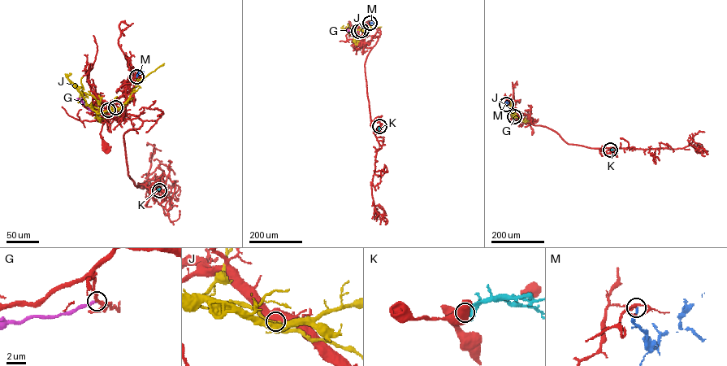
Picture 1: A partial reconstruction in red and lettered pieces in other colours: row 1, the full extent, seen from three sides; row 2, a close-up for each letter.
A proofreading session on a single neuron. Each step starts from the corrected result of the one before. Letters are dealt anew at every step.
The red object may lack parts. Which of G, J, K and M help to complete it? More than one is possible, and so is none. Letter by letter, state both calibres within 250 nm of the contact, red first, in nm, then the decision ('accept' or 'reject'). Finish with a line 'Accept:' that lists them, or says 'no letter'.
G: 280/240 nm | reject
J: 700/800 nm | reject
K: 500/550 nm | reject
M: 160/200 nm | reject
Accept: no letter

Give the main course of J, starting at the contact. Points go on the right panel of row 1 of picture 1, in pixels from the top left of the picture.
J: (514, 116), (524, 122), (528, 120), (524, 119)

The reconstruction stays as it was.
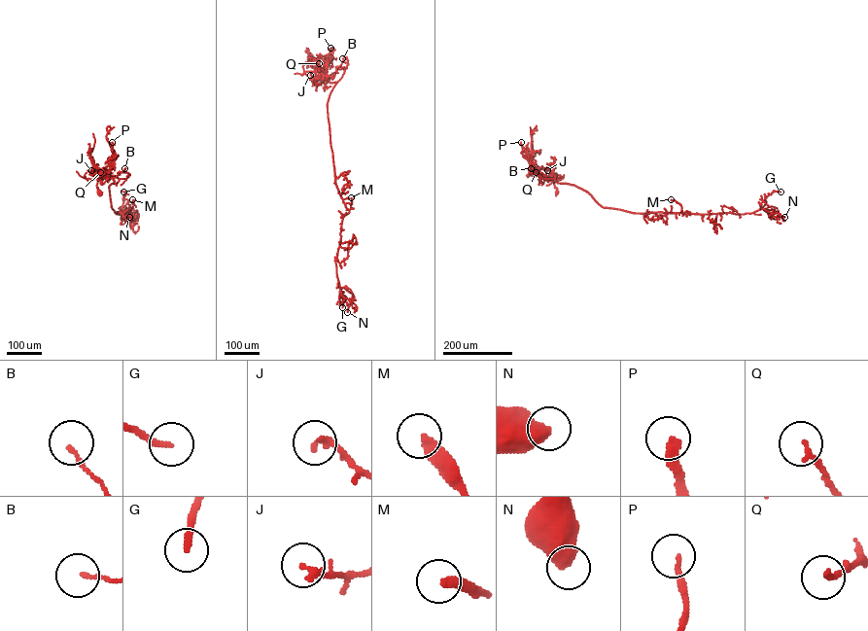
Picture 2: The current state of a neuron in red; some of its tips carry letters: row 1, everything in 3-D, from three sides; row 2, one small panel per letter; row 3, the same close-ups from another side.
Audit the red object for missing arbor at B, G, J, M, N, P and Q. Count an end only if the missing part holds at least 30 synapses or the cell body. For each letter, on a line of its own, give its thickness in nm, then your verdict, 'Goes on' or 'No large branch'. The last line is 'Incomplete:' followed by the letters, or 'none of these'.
B: Thickness 140 nm. No large branch
G: Thickness 200 nm. No large branch
J: Thickness 200 nm. No large branch
M: Thickness 360 nm. No large branch
N: Thickness 600 nm. No large branch
P: Thickness 260 nm. Goes on
Q: Thickness 200 nm. No large branch
Incomplete: P

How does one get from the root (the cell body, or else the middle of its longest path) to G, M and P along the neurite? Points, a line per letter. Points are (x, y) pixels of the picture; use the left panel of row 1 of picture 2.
G: (99, 192), (98, 180), (116, 176), (109, 187), (111, 207), (130, 212), (122, 214), (118, 213), (123, 192)
M: (99, 192), (98, 180), (114, 175), (119, 180), (109, 188), (115, 212), (130, 212), (132, 199)
P: (99, 192), (97, 181), (109, 175), (112, 142)

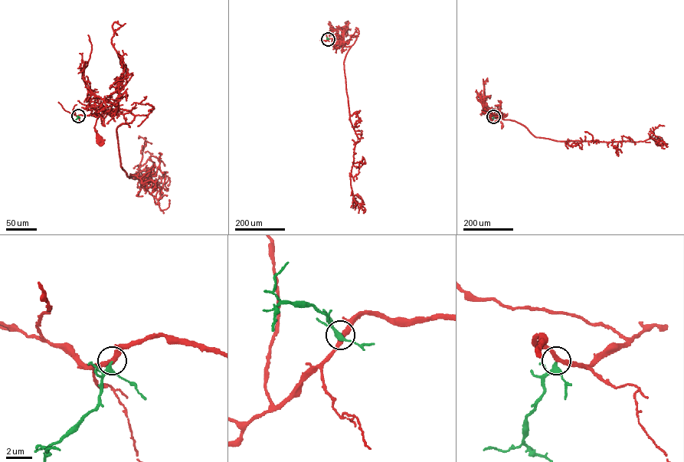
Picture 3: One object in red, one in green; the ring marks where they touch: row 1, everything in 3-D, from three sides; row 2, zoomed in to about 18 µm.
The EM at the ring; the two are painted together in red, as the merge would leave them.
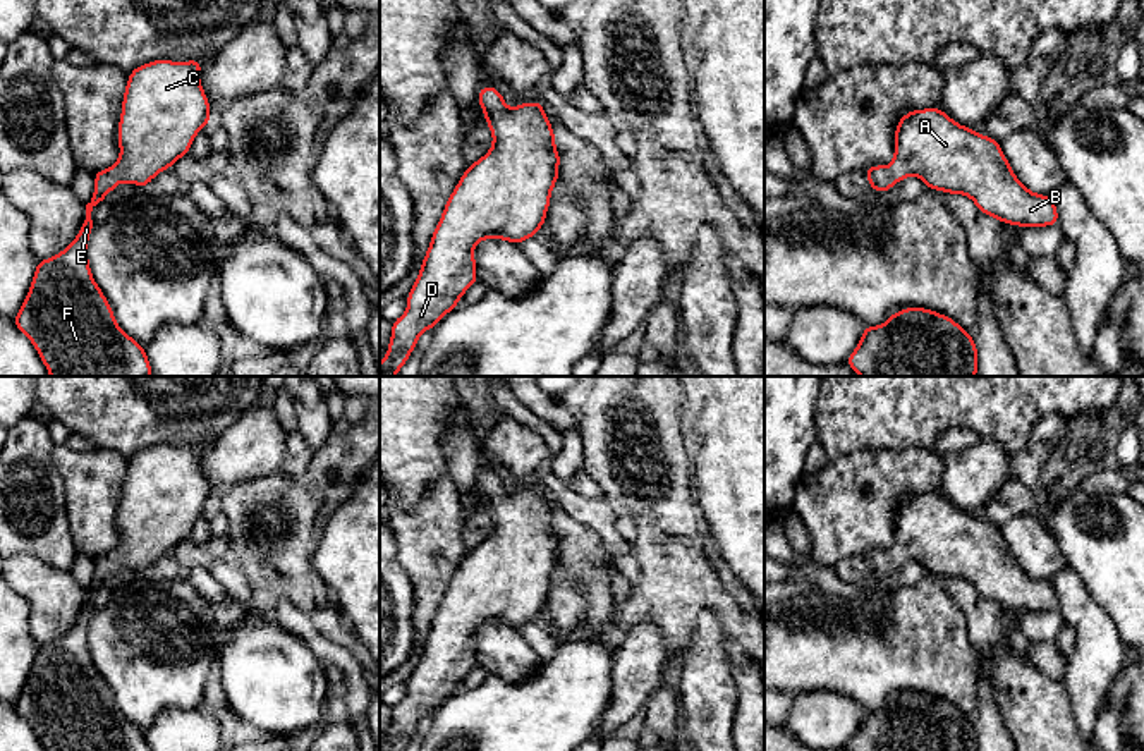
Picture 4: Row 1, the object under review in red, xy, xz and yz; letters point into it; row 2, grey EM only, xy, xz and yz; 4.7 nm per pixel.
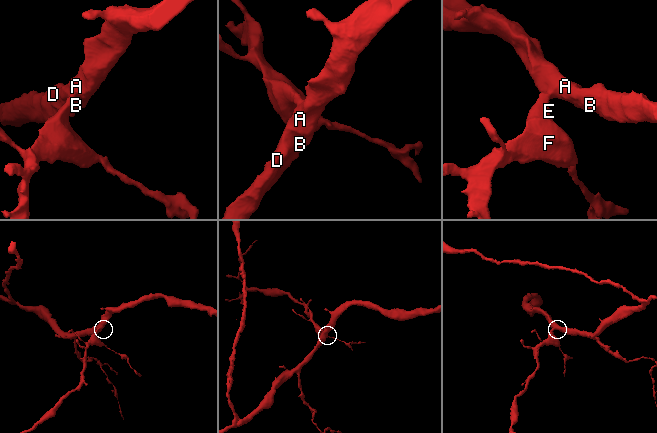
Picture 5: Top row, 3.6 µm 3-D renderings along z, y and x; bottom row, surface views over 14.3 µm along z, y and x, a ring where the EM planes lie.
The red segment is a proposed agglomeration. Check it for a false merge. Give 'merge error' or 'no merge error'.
no merge error

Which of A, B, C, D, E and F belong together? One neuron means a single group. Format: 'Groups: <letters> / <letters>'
Groups: A B C D E F

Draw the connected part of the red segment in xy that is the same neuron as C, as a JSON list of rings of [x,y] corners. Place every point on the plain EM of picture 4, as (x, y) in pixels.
[[[153,445],[129,459],[119,505],[120,543],[94,559],[94,579],[86,589],[79,619],[67,634],[38,646],[29,677],[14,703],[45,751],[151,751],[143,730],[117,710],[110,687],[93,663],[88,646],[88,626],[94,612],[91,596],[120,567],[148,572],[153,562],[189,538],[211,500],[199,466],[201,449],[203,445]]]

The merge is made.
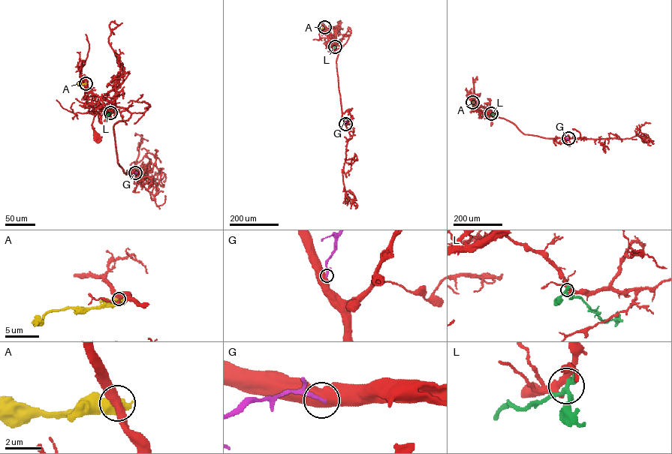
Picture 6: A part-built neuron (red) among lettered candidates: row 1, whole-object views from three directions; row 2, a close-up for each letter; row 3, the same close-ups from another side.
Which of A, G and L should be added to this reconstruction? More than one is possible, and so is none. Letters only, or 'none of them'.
none of them

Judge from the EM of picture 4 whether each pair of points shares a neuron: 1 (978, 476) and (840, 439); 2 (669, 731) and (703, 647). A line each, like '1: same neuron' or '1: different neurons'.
1: different neurons
2: different neurons

